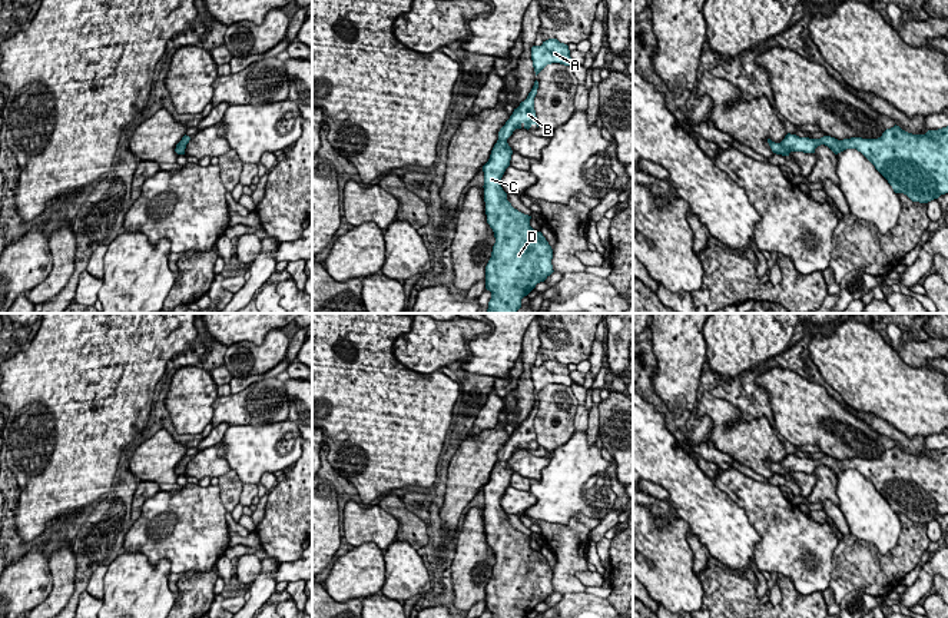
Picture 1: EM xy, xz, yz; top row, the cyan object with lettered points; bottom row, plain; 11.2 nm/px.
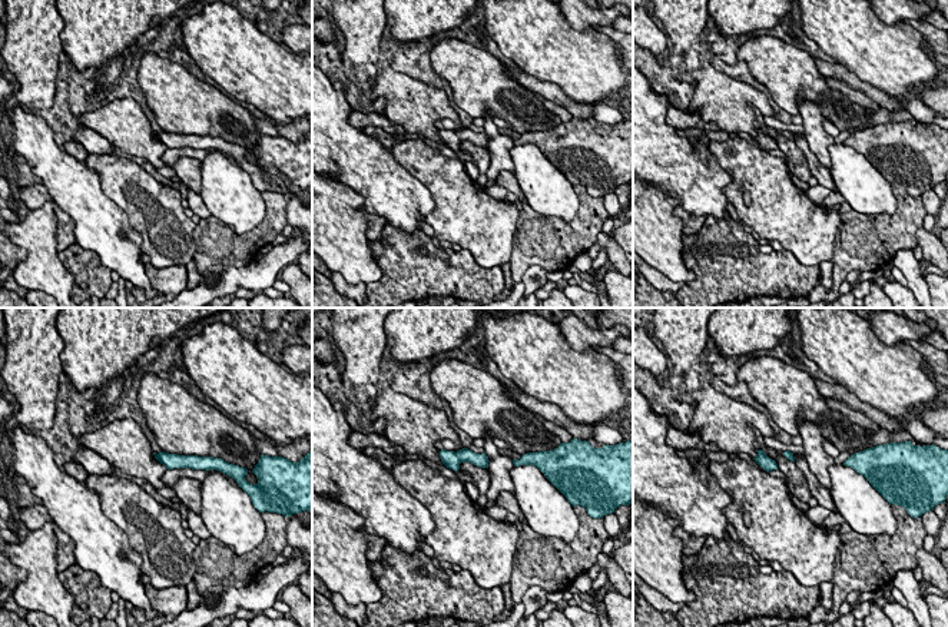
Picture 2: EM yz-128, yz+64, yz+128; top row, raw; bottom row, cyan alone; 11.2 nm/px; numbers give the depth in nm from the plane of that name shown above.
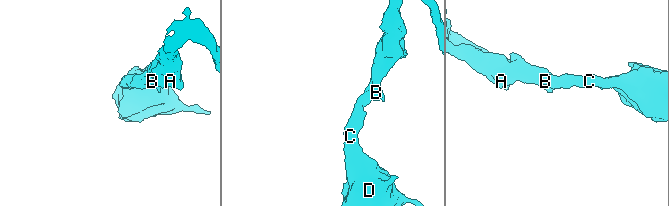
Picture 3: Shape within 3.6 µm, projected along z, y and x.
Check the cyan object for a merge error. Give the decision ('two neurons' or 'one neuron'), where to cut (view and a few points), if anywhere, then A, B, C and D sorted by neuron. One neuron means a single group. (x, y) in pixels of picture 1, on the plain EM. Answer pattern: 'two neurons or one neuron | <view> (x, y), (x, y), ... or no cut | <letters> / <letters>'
one neuron | no cut | A B C D

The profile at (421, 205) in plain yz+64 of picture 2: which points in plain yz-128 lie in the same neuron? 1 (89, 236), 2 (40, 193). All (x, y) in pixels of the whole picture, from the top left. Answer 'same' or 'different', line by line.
1: same
2: different

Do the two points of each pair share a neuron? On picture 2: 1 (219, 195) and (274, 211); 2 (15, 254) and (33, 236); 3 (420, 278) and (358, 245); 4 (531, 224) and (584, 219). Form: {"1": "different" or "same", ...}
{"1": "different", "2": "different", "3": "different", "4": "same"}

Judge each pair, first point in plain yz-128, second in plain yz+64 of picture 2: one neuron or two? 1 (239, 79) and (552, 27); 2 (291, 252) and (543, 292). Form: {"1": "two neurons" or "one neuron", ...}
{"1": "one neuron", "2": "two neurons"}

